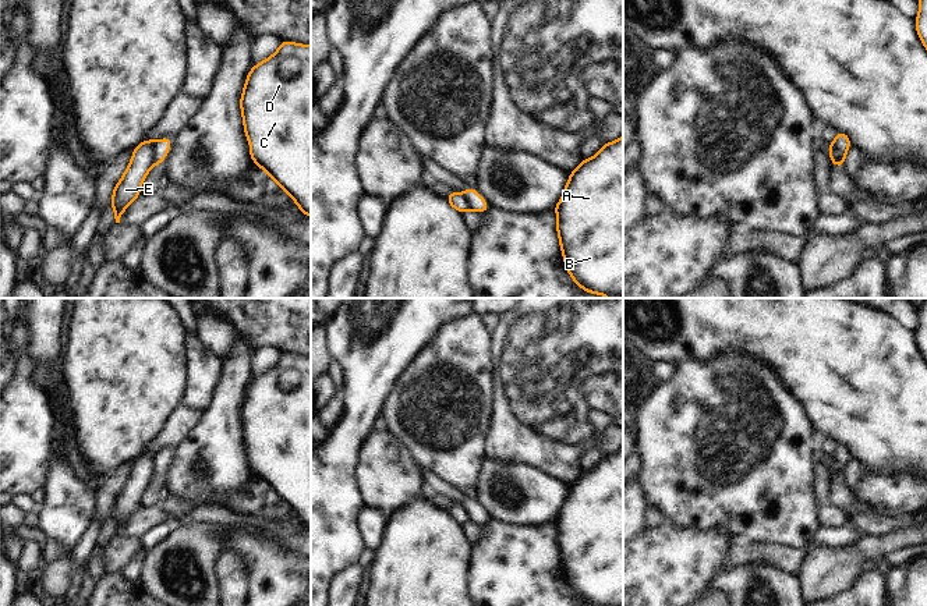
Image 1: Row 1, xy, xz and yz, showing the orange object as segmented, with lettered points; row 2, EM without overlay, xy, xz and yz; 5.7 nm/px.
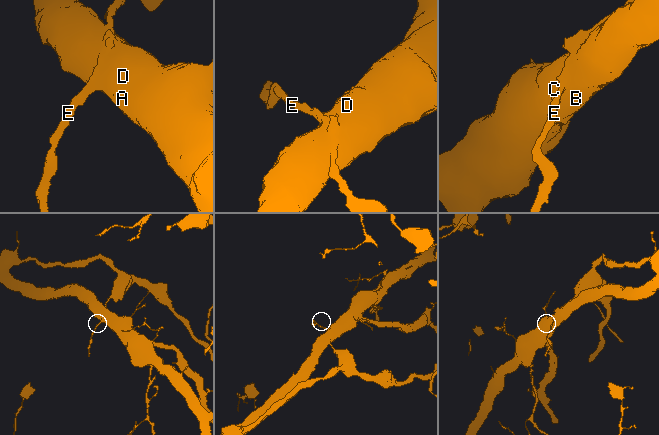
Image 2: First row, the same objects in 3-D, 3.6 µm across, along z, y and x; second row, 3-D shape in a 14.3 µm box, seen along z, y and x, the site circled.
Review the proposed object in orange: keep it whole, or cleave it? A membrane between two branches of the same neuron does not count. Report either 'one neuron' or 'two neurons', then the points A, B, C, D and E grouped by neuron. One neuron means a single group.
two neurons | A B C D / E

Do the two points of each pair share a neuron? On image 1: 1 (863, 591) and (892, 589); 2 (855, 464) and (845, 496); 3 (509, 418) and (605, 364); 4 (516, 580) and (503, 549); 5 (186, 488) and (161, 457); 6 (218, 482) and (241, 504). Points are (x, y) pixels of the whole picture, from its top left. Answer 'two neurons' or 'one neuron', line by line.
1: two neurons
2: two neurons
3: one neuron
4: one neuron
5: two neurons
6: two neurons

